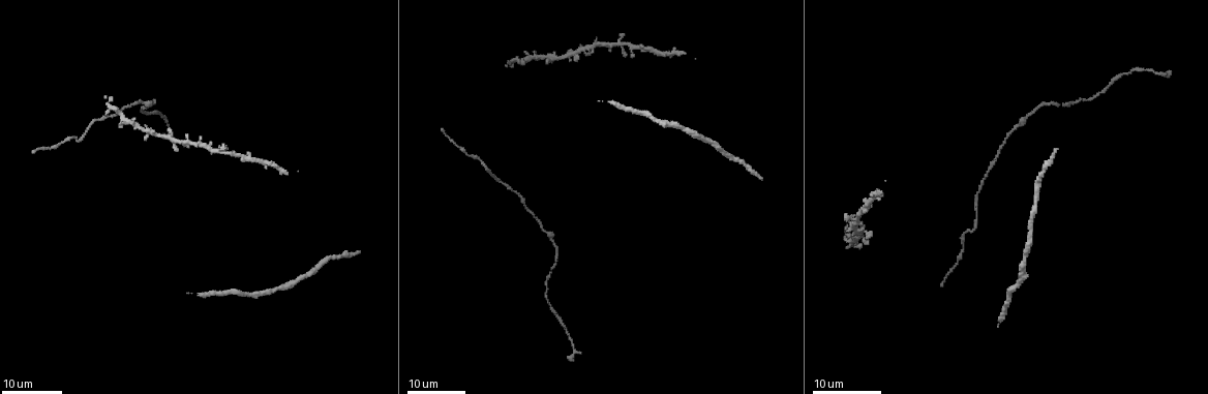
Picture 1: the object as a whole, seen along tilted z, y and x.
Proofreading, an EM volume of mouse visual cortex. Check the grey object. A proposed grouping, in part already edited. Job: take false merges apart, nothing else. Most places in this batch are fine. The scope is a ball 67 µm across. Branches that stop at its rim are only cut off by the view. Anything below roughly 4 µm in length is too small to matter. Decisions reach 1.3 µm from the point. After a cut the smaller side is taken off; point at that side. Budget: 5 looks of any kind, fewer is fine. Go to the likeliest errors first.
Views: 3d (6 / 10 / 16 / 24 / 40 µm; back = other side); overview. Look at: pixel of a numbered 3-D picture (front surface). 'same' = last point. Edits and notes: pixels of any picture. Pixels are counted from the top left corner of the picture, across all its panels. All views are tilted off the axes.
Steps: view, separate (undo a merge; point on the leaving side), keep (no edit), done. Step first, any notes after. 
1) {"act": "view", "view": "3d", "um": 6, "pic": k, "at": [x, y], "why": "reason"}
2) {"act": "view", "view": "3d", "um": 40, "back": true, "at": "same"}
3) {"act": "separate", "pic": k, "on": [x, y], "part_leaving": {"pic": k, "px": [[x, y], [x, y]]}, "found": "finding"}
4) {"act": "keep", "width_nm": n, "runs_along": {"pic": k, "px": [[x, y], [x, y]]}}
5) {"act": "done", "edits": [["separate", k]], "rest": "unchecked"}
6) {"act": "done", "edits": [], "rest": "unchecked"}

{"act": "view", "view": "3d", "um": 16, "pic": 1, "at": [1156, 73], "why": "side arm on a straight run"}

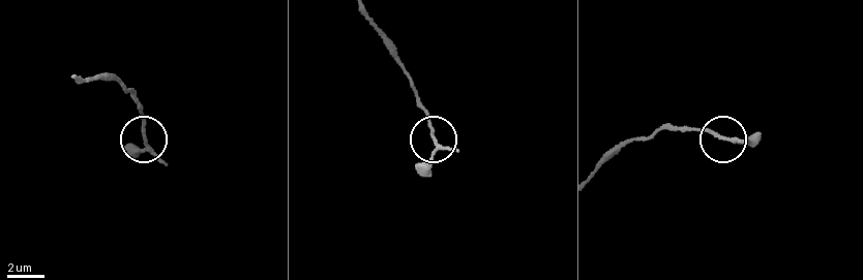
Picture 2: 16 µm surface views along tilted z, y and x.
{"act": "view", "view": "3d", "um": 6, "pic": 2, "at": [724, 138], "why": "closer look"}

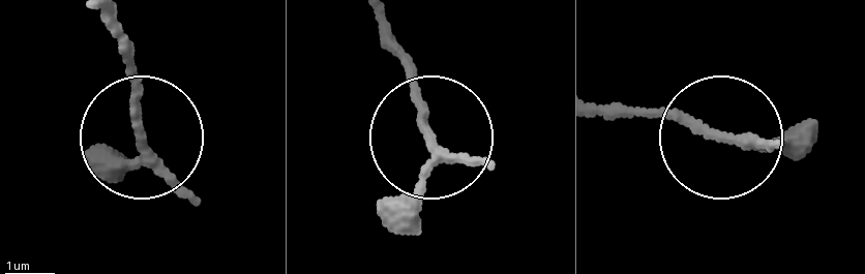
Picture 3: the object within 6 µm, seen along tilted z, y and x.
{"act": "keep", "width_nm": 160, "runs_along": {"pic": 3, "px": [[374, 11], [434, 159], [404, 229]]}, "found": "one neuron here"}

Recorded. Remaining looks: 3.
{"act": "view", "view": "3d", "um": 16, "pic": 1, "at": [562, 325], "why": "thick turns thin"}

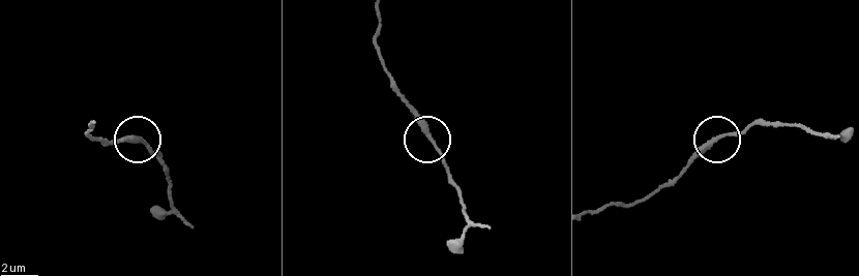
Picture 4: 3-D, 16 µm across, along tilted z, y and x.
{"act": "view", "view": "3d", "um": 10, "pic": 4, "at": [717, 140], "why": "zoom in"}

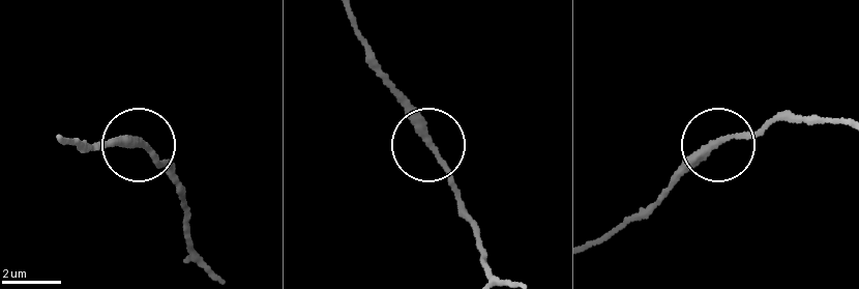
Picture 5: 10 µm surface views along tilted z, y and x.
{"act": "keep", "runs_along": {"pic": 5, "px": [[351, 24], [473, 220]]}, "found": "one neuron here"}

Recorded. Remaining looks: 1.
{"act": "done", "edits": [], "rest": "unchecked"}

